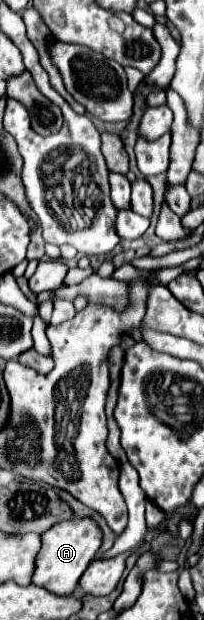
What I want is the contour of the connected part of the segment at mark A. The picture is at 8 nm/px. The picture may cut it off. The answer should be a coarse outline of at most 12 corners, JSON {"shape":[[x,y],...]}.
{"shape":[[92,519],[56,523],[42,535],[32,583],[74,593],[96,557]]}

